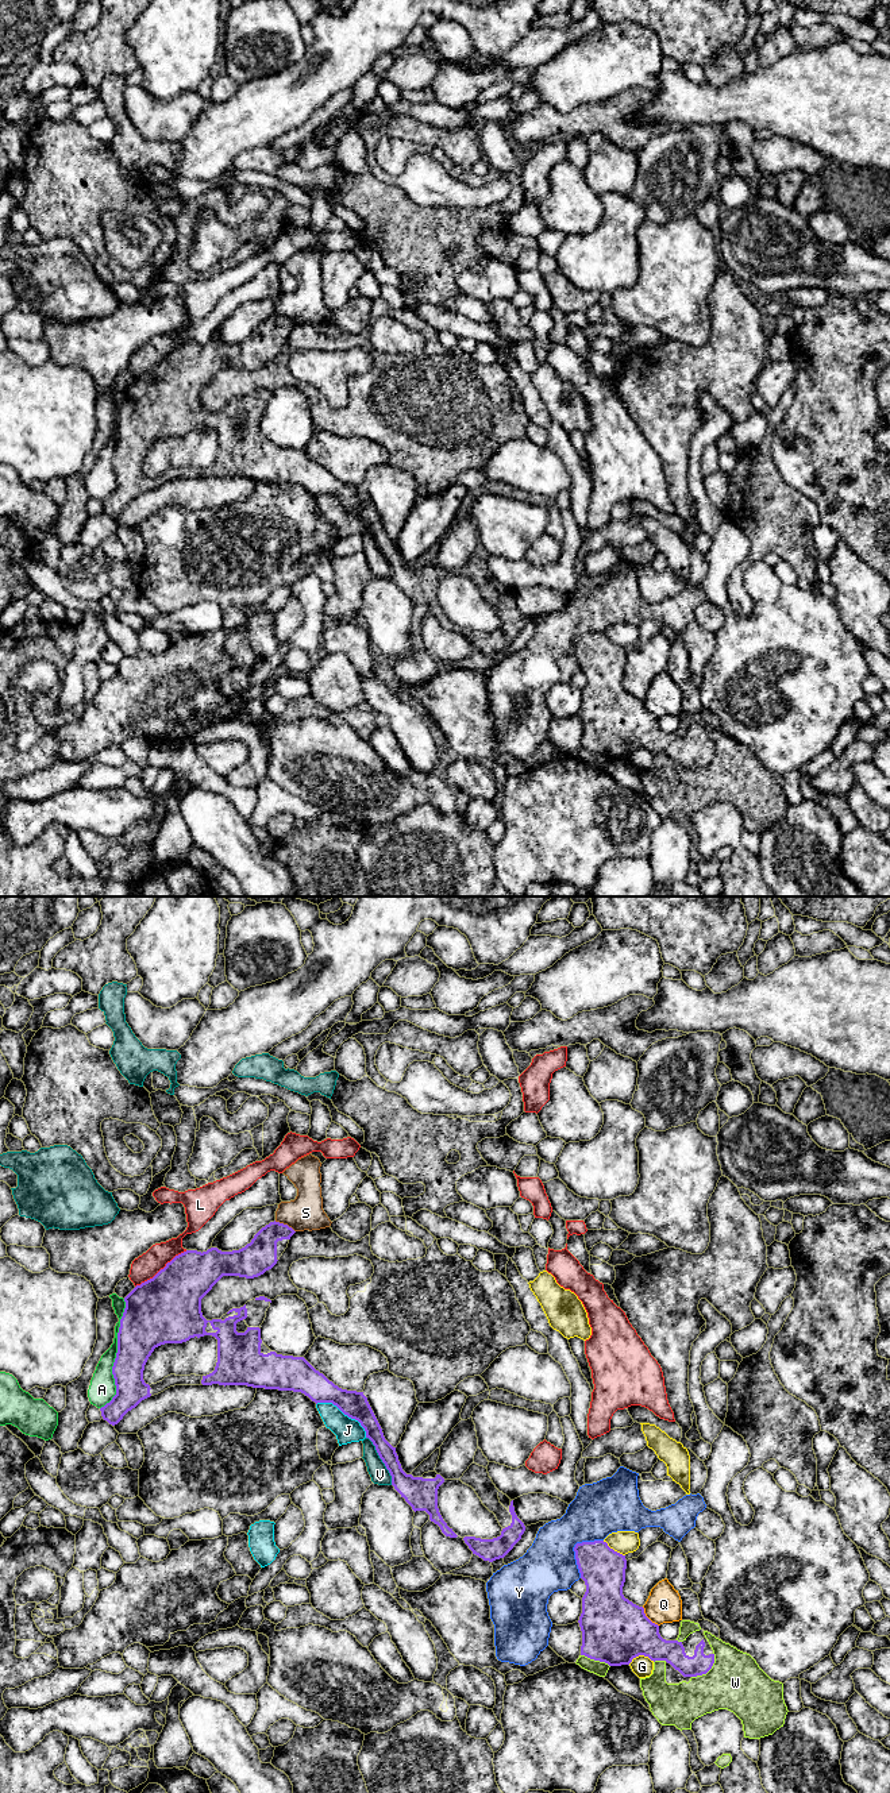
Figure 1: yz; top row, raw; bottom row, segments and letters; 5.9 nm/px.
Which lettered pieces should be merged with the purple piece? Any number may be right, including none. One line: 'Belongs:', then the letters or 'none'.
Belongs: none

